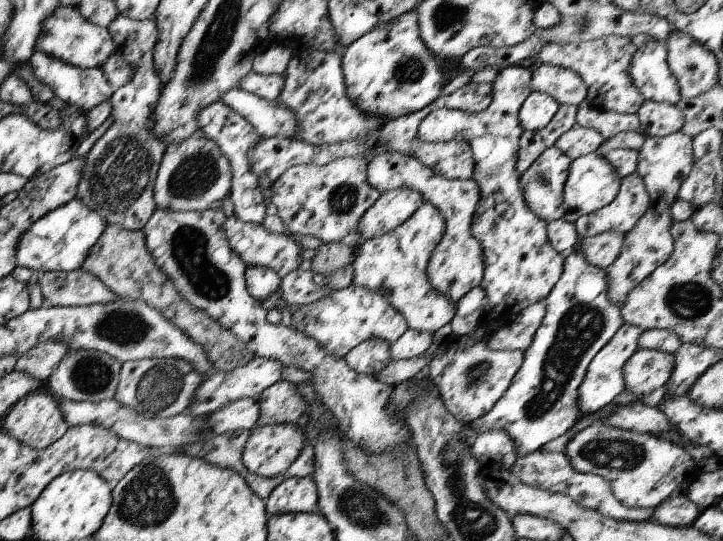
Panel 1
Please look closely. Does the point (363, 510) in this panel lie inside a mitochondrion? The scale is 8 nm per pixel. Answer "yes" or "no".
yes

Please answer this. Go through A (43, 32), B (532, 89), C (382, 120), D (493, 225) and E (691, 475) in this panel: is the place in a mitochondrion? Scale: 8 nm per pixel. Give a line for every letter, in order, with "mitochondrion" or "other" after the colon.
A: other
B: other
C: other
D: mitochondrion
E: other

